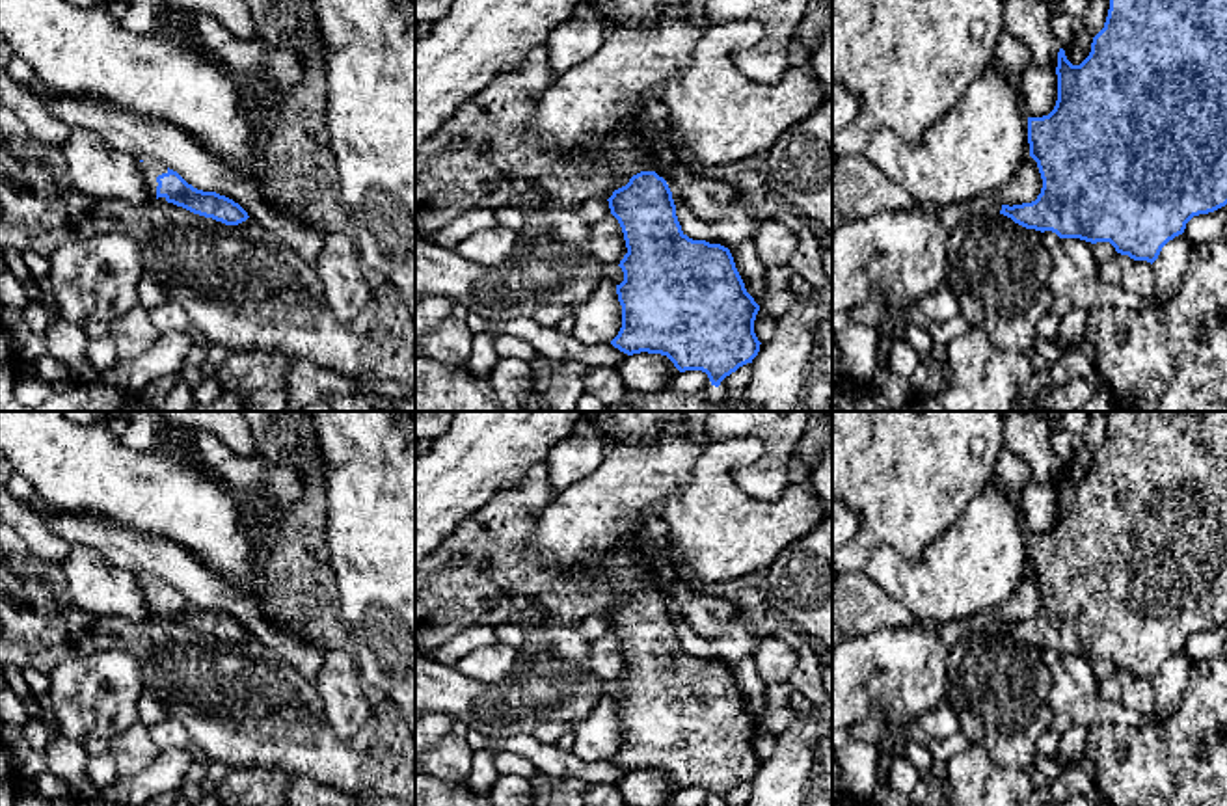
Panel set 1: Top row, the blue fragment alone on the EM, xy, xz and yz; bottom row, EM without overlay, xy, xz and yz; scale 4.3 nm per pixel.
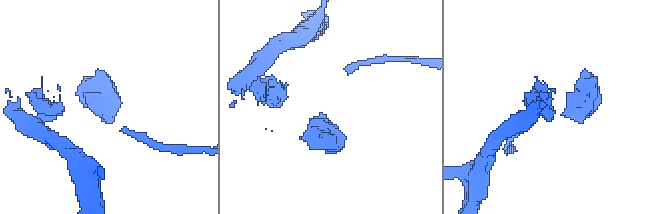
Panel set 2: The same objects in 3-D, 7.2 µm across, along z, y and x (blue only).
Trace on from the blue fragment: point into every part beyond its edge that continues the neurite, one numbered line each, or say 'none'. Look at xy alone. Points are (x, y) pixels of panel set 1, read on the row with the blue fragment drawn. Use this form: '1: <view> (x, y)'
1: xy (151, 170)

